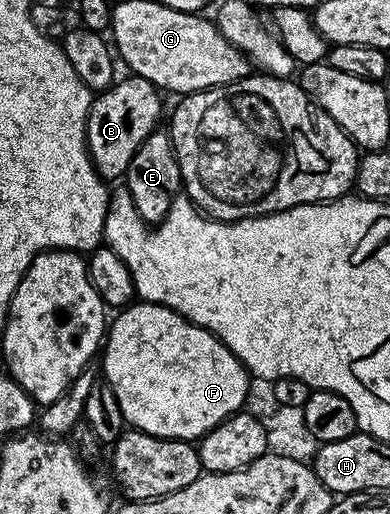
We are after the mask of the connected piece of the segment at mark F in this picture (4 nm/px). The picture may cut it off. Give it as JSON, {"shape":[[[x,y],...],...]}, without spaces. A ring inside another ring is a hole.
{"shape":[[[138,300],[125,308],[119,309],[115,314],[118,315],[115,318],[113,315],[112,321],[109,323],[104,335],[104,345],[100,350],[100,362],[102,358],[101,377],[112,388],[112,392],[116,392],[116,400],[120,403],[120,412],[124,416],[124,420],[133,429],[142,430],[146,434],[151,434],[157,438],[175,438],[181,442],[194,442],[195,440],[202,439],[209,430],[216,428],[225,418],[231,418],[246,406],[251,375],[237,356],[211,330],[206,330],[203,326],[197,326],[189,318],[180,316],[174,310],[160,305],[159,302],[143,302]]]}

